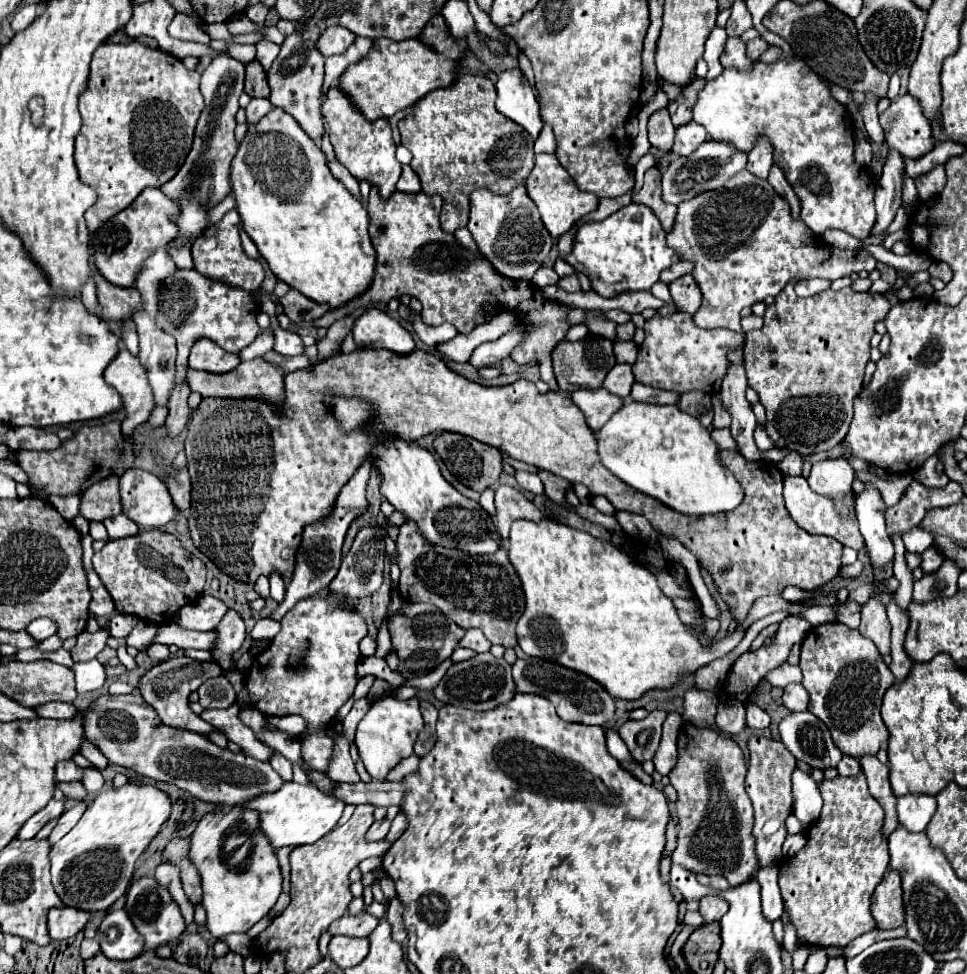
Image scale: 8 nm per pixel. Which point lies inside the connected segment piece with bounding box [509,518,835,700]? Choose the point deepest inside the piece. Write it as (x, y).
(589, 607)

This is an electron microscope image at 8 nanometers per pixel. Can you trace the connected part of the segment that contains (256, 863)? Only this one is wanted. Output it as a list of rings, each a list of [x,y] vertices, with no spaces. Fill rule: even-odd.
[[[235,806],[229,814],[223,814],[223,812],[207,814],[191,836],[189,858],[203,878],[203,902],[201,904],[207,910],[207,928],[213,938],[223,938],[233,932],[241,932],[241,934],[247,932],[263,916],[267,916],[267,912],[273,908],[273,904],[277,902],[281,894],[281,868],[277,864],[277,856],[269,840],[261,832],[259,822],[257,822],[257,812],[253,810]],[[235,860],[245,860],[245,866],[235,868]]]

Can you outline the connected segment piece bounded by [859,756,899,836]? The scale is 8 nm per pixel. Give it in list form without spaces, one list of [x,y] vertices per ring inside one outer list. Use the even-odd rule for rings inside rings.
[[[863,756],[863,758],[859,758],[859,764],[867,778],[869,792],[885,808],[883,834],[889,836],[899,826],[897,824],[897,796],[893,794],[893,790],[889,786],[889,768],[885,764],[881,764],[875,756]]]

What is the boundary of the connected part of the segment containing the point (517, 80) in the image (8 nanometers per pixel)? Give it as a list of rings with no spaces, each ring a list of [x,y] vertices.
[[[505,70],[497,78],[497,110],[509,120],[523,126],[533,138],[543,130],[543,120],[539,116],[539,102],[533,96],[529,82],[521,70]]]

